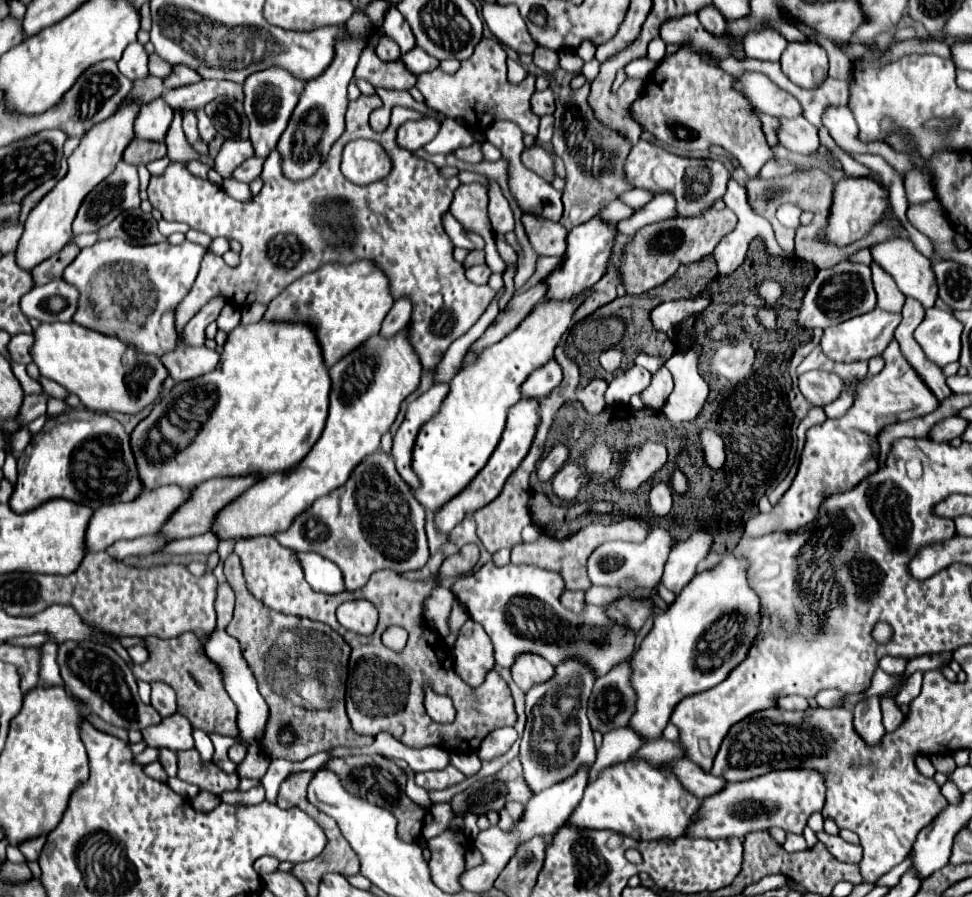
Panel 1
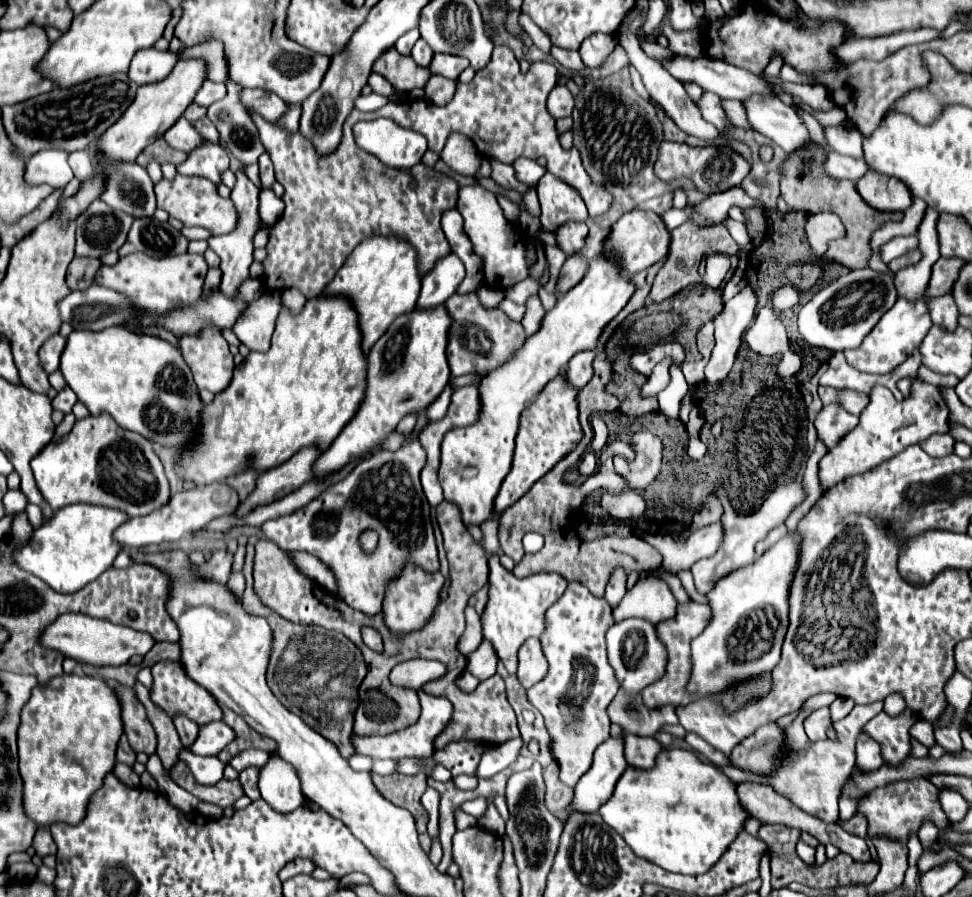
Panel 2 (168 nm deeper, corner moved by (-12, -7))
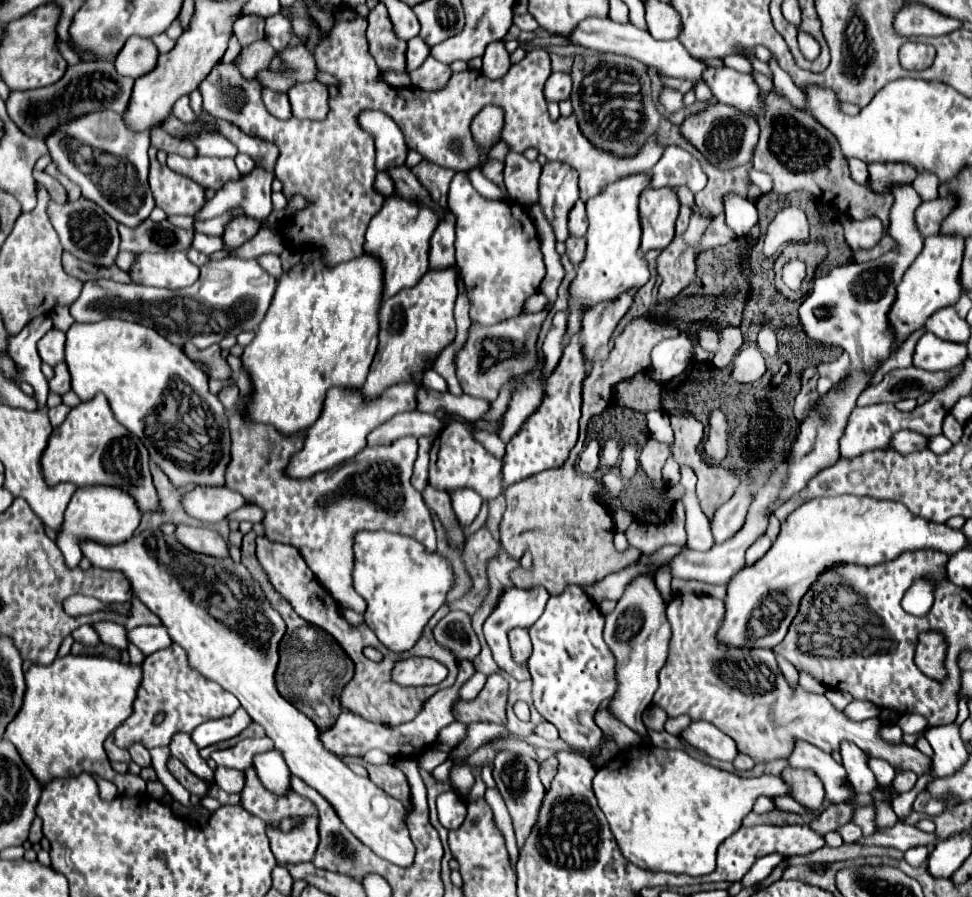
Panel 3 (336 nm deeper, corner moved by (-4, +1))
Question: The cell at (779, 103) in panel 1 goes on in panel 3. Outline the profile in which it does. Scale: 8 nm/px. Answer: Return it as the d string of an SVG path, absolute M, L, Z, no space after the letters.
M588 18L588 20L582 20L574 28L574 32L568 34L568 40L572 44L580 44L584 48L598 50L598 52L616 52L616 54L632 56L632 58L644 62L646 66L656 68L660 74L674 76L674 78L686 78L692 84L700 82L700 76L702 76L702 72L706 68L700 60L692 58L678 40L666 40L666 42L662 42L662 40L652 38L648 32L644 32L644 30L632 26L632 24L616 24L610 18Z

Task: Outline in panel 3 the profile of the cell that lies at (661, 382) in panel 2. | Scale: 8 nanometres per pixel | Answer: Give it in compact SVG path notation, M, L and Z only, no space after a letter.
M680 332L676 338L662 340L652 350L652 366L650 376L656 382L666 382L682 374L694 360L692 352L692 340L686 332Z

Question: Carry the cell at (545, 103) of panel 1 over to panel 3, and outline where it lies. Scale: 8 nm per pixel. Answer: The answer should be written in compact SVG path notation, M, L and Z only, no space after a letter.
M552 72L548 82L546 82L544 94L546 94L546 100L560 102L560 100L570 98L570 90L572 90L570 74L566 74L566 72Z

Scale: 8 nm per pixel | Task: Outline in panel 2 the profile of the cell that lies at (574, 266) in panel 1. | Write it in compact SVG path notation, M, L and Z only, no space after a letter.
M632 210L612 226L610 234L602 242L602 248L604 248L604 256L618 260L620 272L636 274L662 260L668 254L668 244L670 244L670 232L666 230L658 214Z

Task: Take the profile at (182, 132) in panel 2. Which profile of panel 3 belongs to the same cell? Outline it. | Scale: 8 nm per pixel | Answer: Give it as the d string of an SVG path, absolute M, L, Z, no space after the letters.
M200 134L190 138L194 146L198 148L200 156L212 156L212 158L234 158L238 154L236 146L228 142L222 134Z

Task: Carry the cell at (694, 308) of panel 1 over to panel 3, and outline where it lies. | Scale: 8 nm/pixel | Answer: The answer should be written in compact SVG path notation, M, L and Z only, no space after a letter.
M728 194L724 198L724 212L726 224L735 232L738 239L745 238L750 228L758 222L756 206L738 194Z

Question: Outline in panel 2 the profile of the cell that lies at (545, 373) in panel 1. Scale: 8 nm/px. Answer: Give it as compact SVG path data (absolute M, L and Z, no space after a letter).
M594 352L576 354L564 370L564 380L568 380L568 384L572 384L574 388L582 388L592 378L592 360Z

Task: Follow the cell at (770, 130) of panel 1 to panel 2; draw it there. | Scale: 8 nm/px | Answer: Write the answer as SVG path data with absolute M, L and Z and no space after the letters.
M722 100L722 106L724 106L724 110L726 110L728 120L730 120L734 126L744 128L744 130L752 130L752 126L748 124L748 118L744 116L744 106L742 106L742 102Z

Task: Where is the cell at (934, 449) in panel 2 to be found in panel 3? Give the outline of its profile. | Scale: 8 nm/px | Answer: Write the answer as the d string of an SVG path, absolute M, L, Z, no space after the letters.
M900 430L896 432L896 436L892 436L888 450L900 452L900 454L910 454L914 450L922 450L926 448L926 438L914 430Z

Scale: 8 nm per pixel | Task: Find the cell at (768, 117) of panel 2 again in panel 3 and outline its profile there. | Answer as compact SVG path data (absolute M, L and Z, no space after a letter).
M708 66L702 82L722 104L730 104L748 114L752 112L754 116L758 116L760 108L764 108L760 100L760 88L750 74L742 74L726 66Z

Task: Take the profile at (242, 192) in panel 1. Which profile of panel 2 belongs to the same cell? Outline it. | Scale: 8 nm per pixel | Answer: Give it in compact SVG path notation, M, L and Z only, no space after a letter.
M264 188L259 194L259 216L264 222L274 222L276 218L280 218L284 210L284 202L270 190Z

